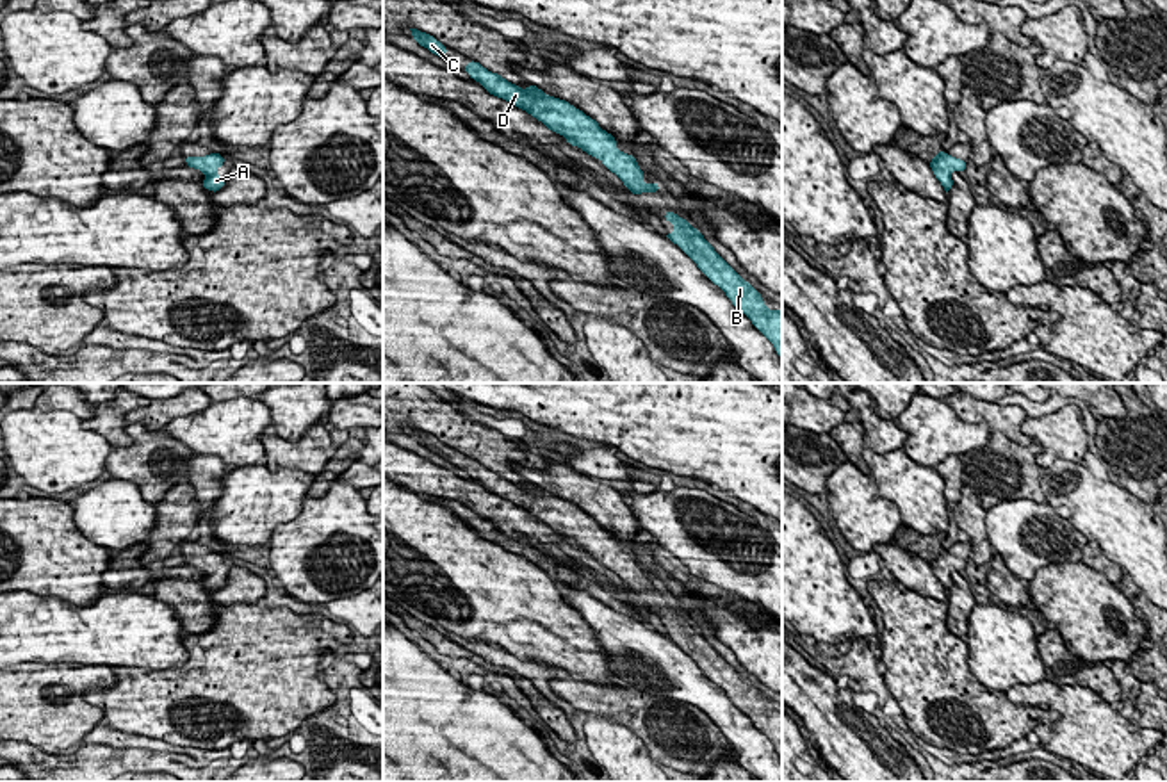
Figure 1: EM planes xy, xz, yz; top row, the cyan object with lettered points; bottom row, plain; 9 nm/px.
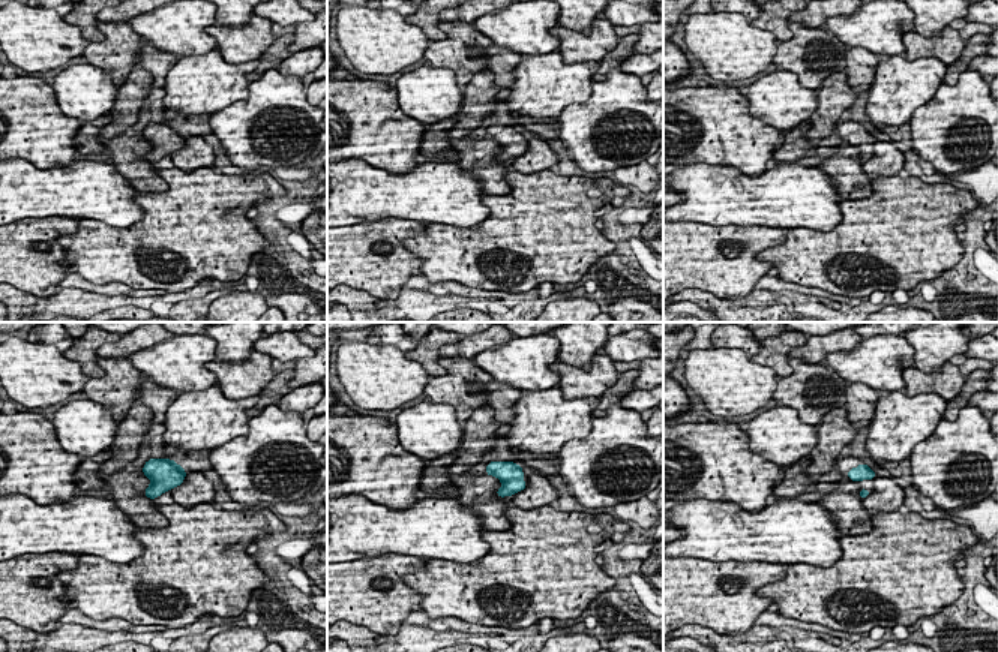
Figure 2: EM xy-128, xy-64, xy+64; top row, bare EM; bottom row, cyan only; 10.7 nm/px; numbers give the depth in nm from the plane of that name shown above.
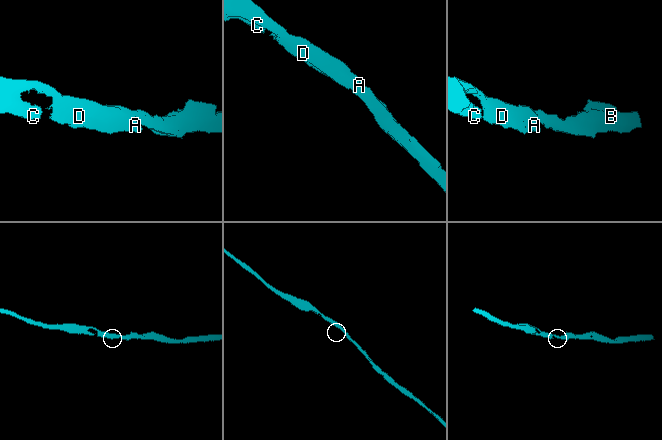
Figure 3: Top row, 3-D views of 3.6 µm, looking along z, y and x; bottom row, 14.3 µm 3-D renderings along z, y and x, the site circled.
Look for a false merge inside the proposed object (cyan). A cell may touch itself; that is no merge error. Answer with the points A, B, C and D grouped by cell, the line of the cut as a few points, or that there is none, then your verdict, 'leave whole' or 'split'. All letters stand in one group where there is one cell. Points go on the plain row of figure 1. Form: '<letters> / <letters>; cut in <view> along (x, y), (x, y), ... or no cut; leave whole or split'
A B C D; no cut; leave whole

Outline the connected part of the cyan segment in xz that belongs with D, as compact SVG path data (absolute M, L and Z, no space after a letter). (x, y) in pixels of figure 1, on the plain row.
M469 460L469 463L463 465L463 470L467 470L472 479L479 481L490 493L526 509L549 529L563 534L568 543L581 547L593 558L600 558L602 565L615 572L634 595L661 590L656 581L647 584L641 579L645 572L636 563L636 556L620 550L616 547L616 538L602 529L599 522L581 508L545 493L533 483L529 483L527 488L520 488L476 460Z

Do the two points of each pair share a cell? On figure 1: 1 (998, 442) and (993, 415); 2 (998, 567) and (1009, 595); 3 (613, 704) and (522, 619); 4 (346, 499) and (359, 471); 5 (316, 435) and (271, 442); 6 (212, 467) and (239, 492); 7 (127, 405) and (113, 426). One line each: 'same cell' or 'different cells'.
1: different cells
2: same cell
3: different cells
4: different cells
5: same cell
6: different cells
7: same cell

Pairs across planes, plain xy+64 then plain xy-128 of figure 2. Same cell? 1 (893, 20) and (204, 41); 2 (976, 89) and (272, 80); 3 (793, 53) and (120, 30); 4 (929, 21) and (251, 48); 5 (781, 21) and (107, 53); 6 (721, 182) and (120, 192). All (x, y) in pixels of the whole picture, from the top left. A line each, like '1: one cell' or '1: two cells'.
1: one cell
2: one cell
3: one cell
4: two cells
5: two cells
6: one cell

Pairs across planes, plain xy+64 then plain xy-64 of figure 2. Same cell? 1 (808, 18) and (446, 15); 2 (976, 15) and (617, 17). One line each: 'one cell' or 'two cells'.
1: one cell
2: one cell

